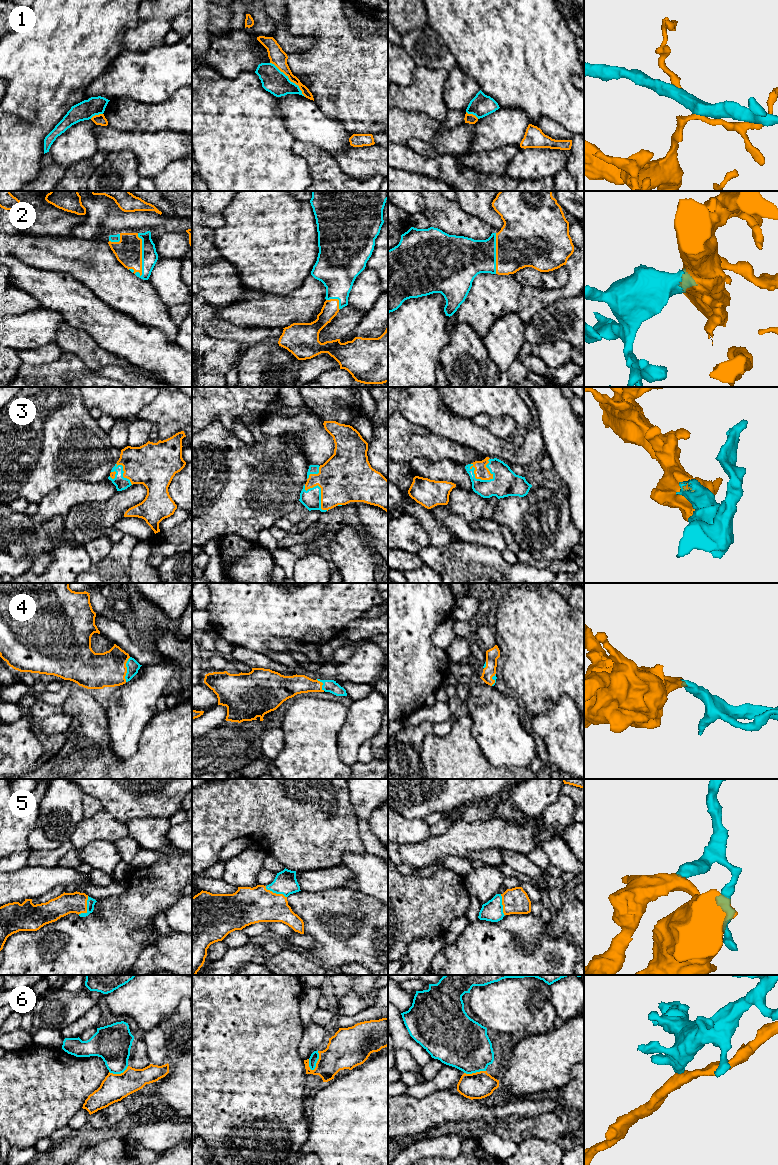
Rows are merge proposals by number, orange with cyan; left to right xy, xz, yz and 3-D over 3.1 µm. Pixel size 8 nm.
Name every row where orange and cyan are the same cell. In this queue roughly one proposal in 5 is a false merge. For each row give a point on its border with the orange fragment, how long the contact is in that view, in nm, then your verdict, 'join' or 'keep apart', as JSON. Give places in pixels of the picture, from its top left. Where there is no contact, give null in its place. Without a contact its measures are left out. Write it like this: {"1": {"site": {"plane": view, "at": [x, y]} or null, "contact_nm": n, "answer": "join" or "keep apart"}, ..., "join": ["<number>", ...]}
{"1": {"site": {"plane": "xz", "at": [289, 79]}, "contact_nm": 400, "answer": "keep apart"}, "2": {"site": {"plane": "xy", "at": [141, 255]}, "contact_nm": 360, "answer": "join"}, "3": {"site": {"plane": "yz", "at": [492, 476]}, "contact_nm": 220, "answer": "join"}, "4": {"site": {"plane": "xy", "at": [126, 669]}, "contact_nm": 200, "answer": "join"}, "5": {"site": {"plane": "xy", "at": [86, 908]}, "contact_nm": 170, "answer": "join"}, "6": {"site": {"plane": "xz", "at": [317, 1061]}, "contact_nm": 170, "answer": "keep apart"}, "join": ["2", "3", "4", "5"]}

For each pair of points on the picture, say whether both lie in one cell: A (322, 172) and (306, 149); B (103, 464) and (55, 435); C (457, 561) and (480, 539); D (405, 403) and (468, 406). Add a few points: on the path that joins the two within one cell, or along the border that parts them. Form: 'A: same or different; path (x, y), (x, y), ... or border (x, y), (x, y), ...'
A: same; path (322, 166), (312, 155)
B: same; path (91, 457), (67, 444)
C: different; border (462, 540), (493, 547), (498, 550)
D: different; border (440, 397), (455, 414), (465, 418)

